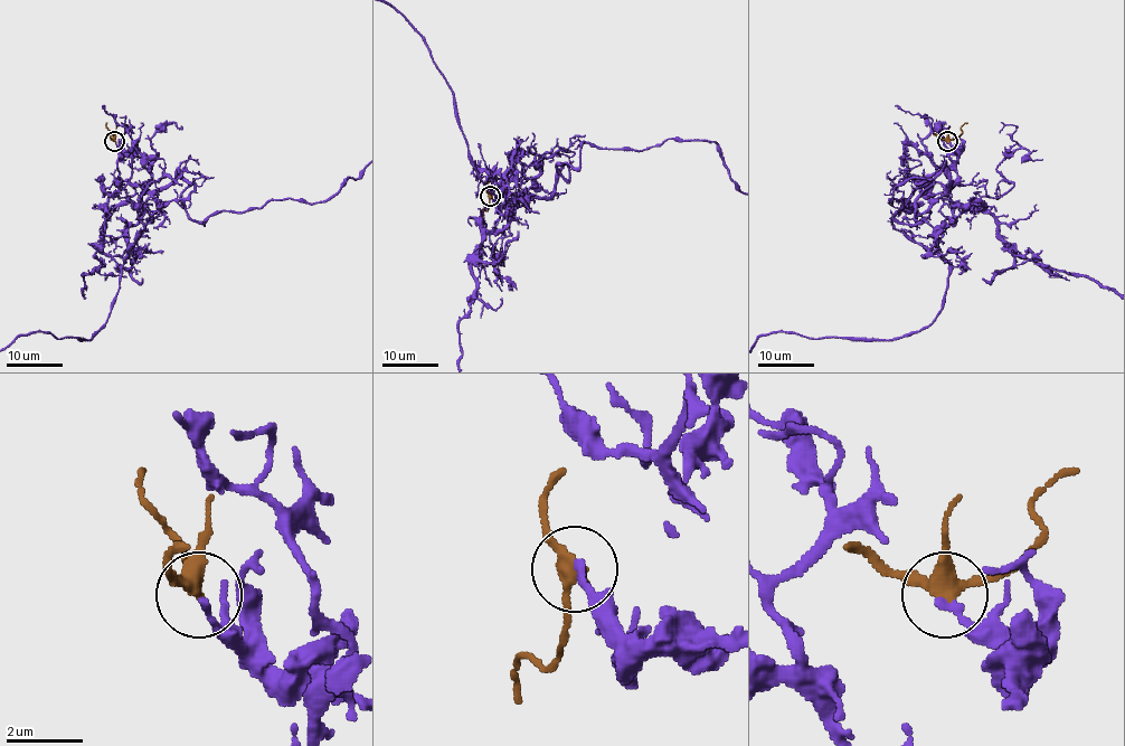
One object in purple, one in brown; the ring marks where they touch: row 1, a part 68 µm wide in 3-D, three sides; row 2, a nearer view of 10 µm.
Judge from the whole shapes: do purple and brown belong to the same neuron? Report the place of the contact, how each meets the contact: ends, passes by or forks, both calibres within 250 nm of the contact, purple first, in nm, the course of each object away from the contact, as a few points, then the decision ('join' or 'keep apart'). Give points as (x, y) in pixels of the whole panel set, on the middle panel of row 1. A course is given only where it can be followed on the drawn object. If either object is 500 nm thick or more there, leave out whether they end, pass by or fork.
at (490, 196); purple ends there; brown forks there; 190 nm thick on the purple side, 320 nm on the other; purple runs (491, 196), (527, 206), (503, 186), (491, 192), (424, 37); brown runs (491, 196), (482, 216); join

